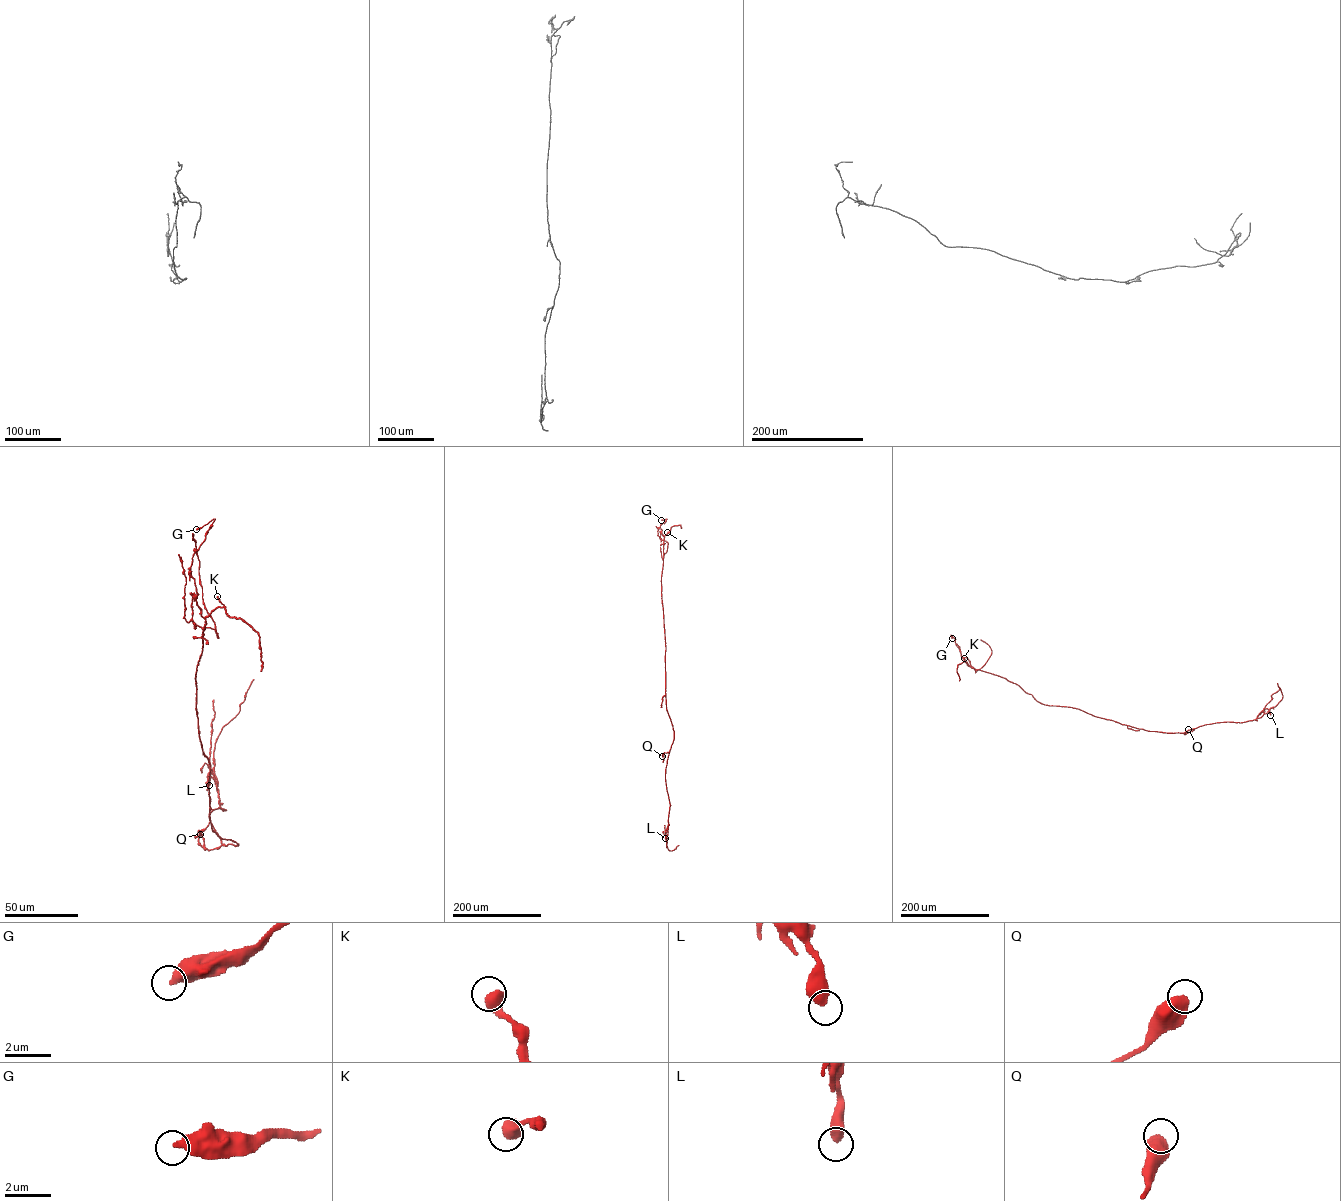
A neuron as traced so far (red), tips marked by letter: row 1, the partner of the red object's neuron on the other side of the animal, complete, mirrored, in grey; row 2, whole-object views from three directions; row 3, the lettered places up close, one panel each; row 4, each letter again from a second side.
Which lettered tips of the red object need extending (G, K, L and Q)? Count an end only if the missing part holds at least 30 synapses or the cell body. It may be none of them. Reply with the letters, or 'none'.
none

